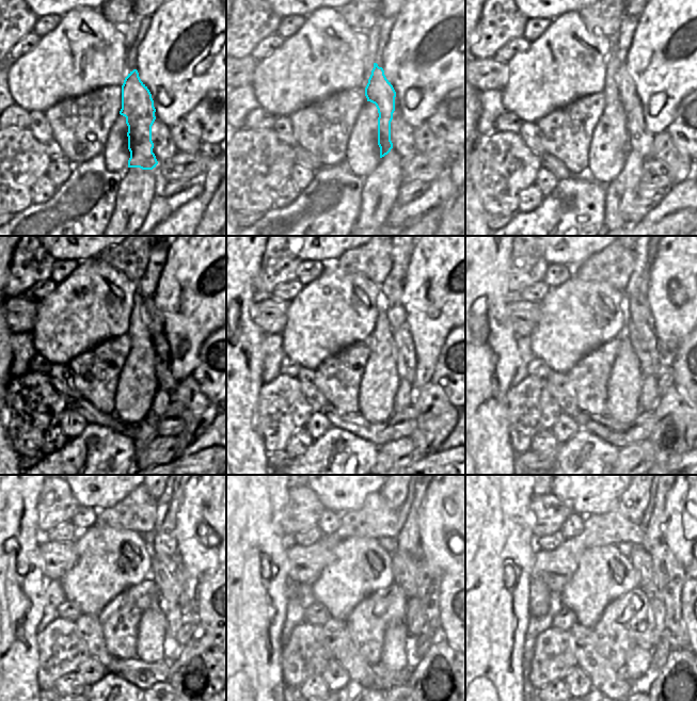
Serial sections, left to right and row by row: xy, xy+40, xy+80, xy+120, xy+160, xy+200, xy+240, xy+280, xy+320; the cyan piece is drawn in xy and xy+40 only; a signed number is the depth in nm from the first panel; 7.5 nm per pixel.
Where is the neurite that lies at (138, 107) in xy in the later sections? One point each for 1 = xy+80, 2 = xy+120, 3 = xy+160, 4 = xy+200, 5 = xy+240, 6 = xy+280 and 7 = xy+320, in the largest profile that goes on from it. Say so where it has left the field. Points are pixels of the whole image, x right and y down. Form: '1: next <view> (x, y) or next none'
1: next xy+80 (624, 83)
2: next xy+120 (152, 318)
3: next xy+160 (395, 312)
4: next xy+200 (639, 312)
5: next xy+240 (164, 544)
6: next xy+280 (408, 540)
7: next xy+320 (658, 521)

